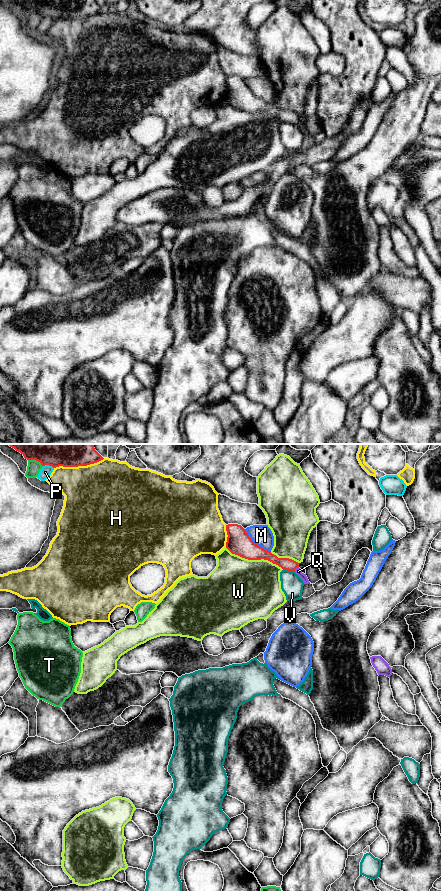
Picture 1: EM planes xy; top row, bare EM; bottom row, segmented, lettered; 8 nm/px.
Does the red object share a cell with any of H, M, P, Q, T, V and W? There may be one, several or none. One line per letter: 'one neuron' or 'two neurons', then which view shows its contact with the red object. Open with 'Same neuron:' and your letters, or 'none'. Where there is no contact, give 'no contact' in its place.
Same neuron: Q
H: two neurons | xy
M: two neurons | xy
P: two neurons | xy
Q: one neuron | xy
T: two neurons | xy
V: two neurons | xy
W: two neurons | xy

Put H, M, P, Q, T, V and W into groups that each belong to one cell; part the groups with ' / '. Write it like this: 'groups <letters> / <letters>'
groups H / M / P / Q / T / V / W

